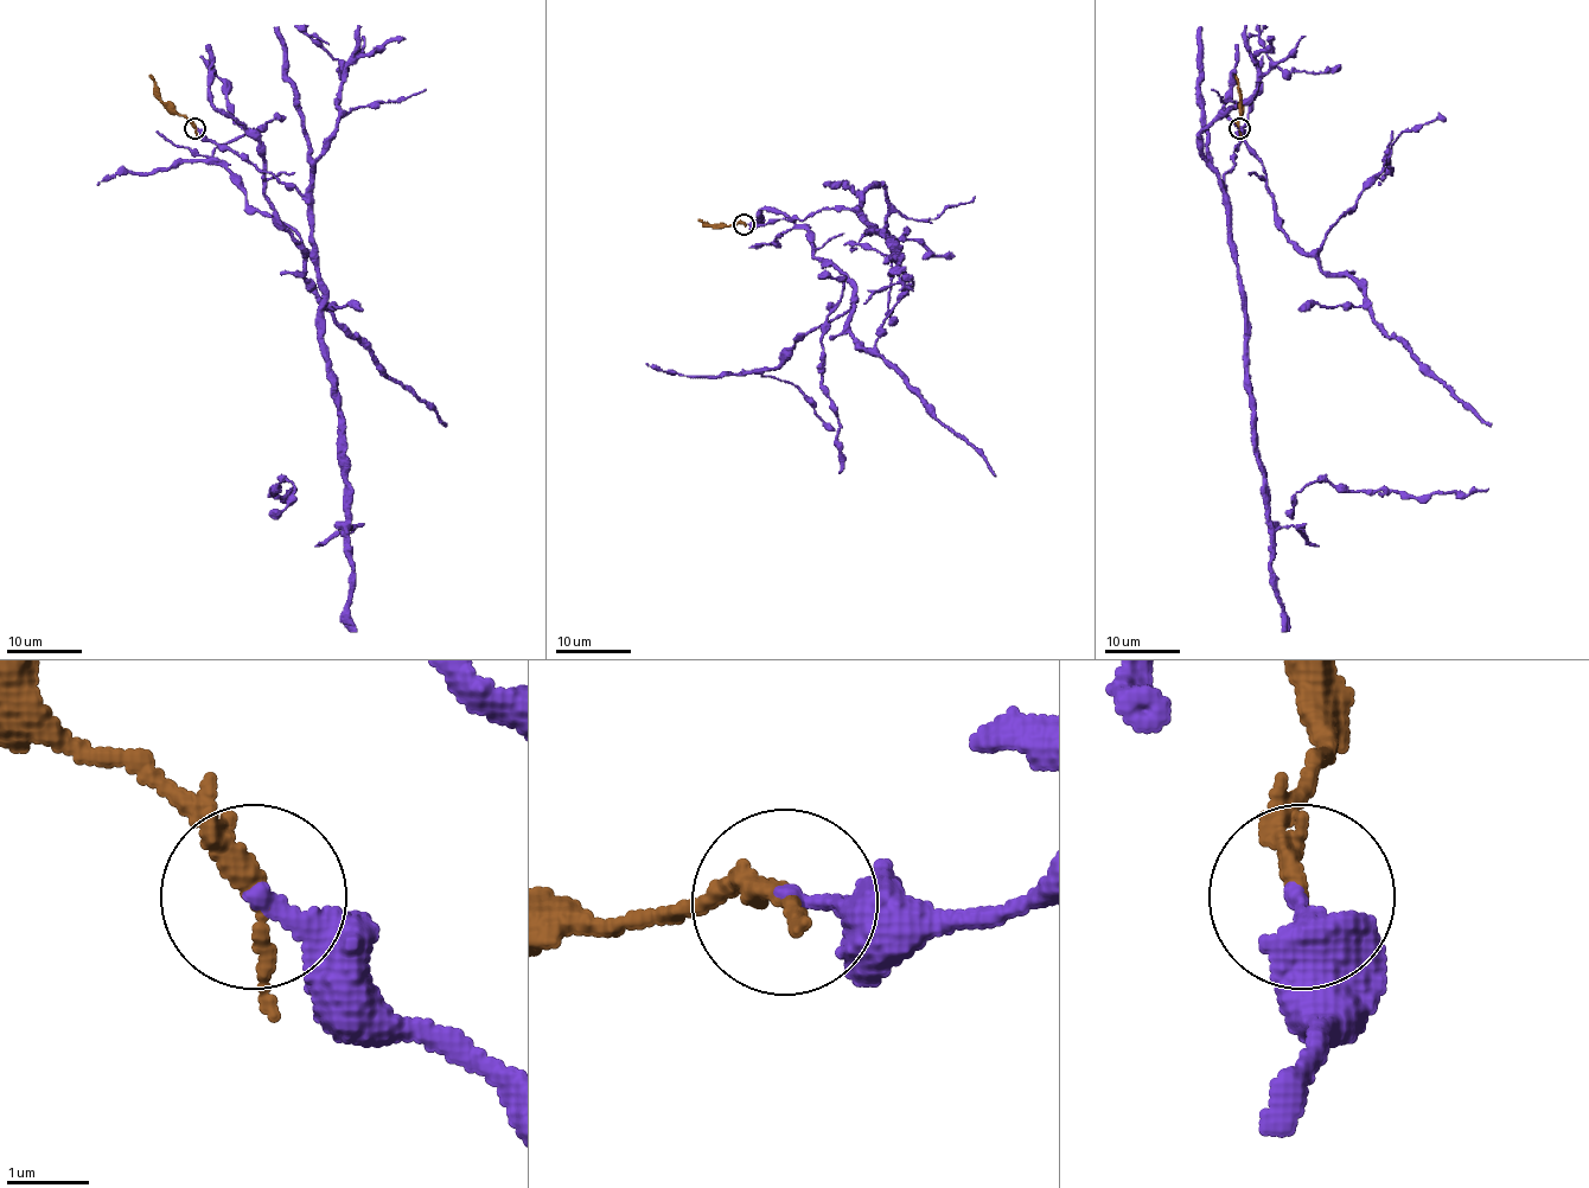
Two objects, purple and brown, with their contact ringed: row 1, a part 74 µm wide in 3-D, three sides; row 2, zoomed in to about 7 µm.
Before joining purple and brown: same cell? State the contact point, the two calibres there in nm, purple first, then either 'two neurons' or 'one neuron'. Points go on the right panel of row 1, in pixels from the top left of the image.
at (1239, 128); 220 nm thick on the purple side, 200 nm on the other; one neuron

